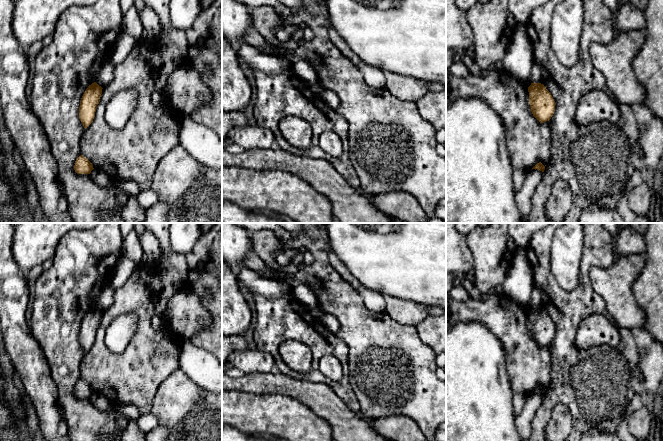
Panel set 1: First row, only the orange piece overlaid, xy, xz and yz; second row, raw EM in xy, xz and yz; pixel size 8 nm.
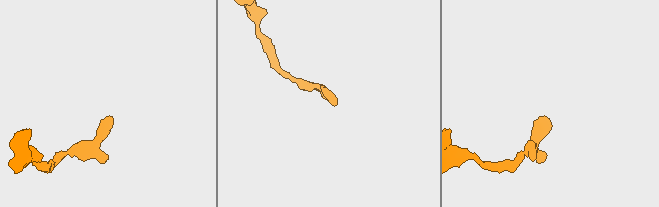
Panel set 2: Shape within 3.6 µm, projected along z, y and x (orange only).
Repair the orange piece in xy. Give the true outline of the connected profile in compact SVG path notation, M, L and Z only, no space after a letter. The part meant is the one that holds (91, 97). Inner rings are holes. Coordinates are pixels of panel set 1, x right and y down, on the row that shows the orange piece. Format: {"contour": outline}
{"contour": "M94 82L88 86L81 98L79 106L79 119L85 129L93 122L96 108L102 94L102 89L103 88L101 86Z"}

